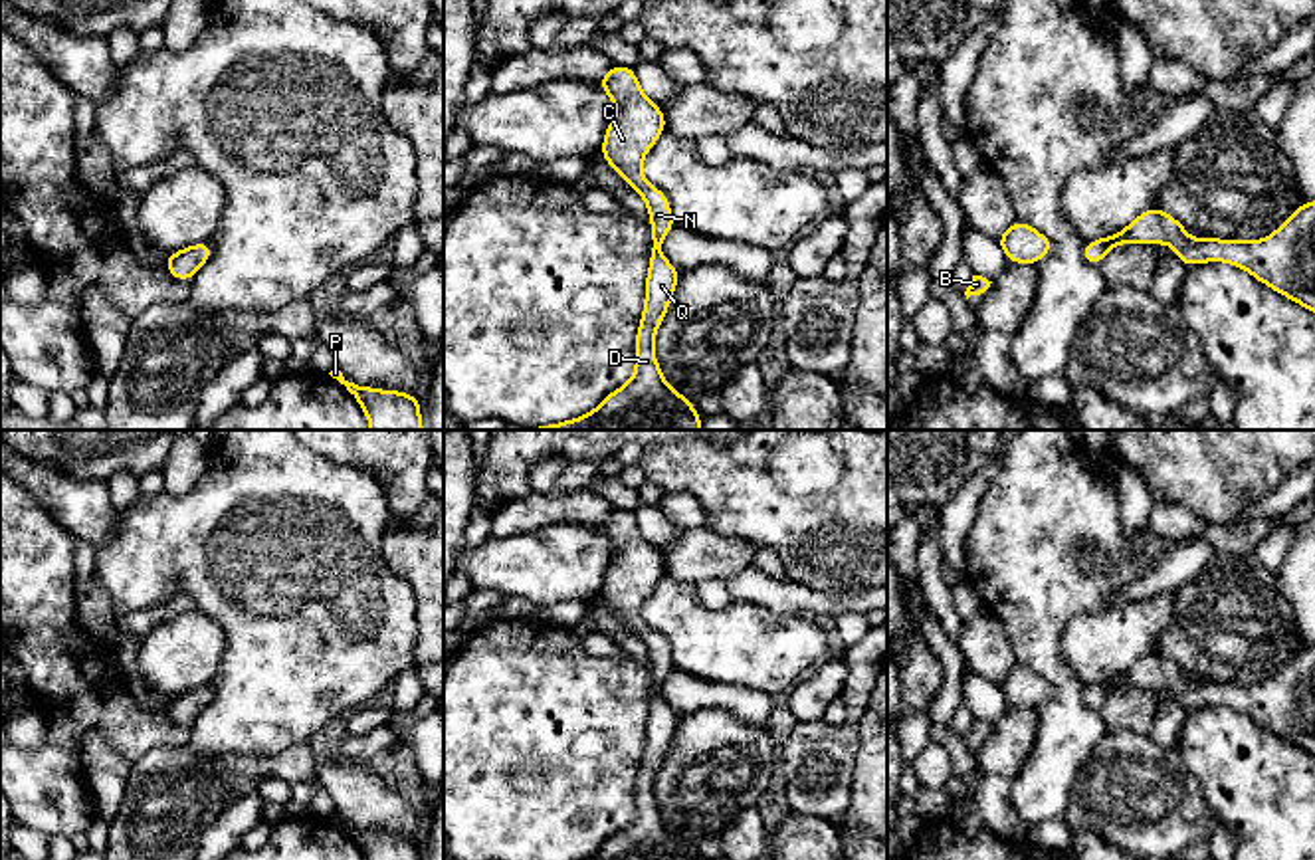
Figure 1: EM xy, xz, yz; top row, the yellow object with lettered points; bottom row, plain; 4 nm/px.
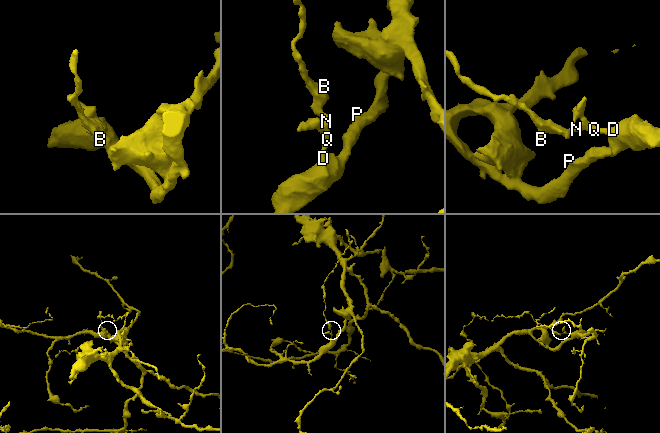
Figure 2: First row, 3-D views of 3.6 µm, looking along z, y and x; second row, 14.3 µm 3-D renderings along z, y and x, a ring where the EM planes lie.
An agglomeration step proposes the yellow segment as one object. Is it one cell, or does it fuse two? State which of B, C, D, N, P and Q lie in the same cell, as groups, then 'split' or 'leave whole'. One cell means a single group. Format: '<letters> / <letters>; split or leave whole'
B C D N P Q; leave whole

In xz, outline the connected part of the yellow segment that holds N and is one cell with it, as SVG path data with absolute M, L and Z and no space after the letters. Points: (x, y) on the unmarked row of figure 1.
M614 509L596 527L616 549L616 559L608 567L600 596L632 634L644 640L652 664L652 698L646 721L646 749L634 785L634 820L584 860L699 860L697 852L663 824L654 799L658 771L667 757L679 723L679 715L661 698L661 686L675 670L669 644L642 620L642 604L665 575L665 561L644 539L634 513L628 509Z

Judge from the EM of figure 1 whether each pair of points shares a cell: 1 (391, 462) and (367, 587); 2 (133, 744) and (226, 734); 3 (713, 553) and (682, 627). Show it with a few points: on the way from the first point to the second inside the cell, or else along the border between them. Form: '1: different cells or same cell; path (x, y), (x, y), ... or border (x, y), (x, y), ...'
1: different cells; border (347, 466), (367, 470), (379, 482), (393, 524)
2: different cells; border (191, 726), (185, 744)
3: different cells; border (666, 573), (694, 585)

